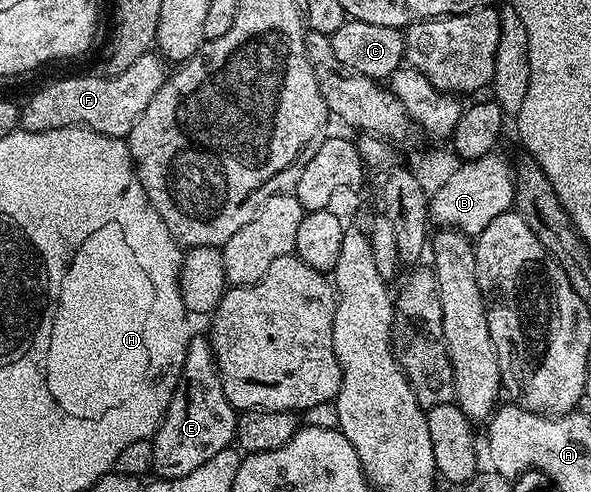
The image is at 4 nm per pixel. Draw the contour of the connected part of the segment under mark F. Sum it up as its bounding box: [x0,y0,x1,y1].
[19,51,169,138]

